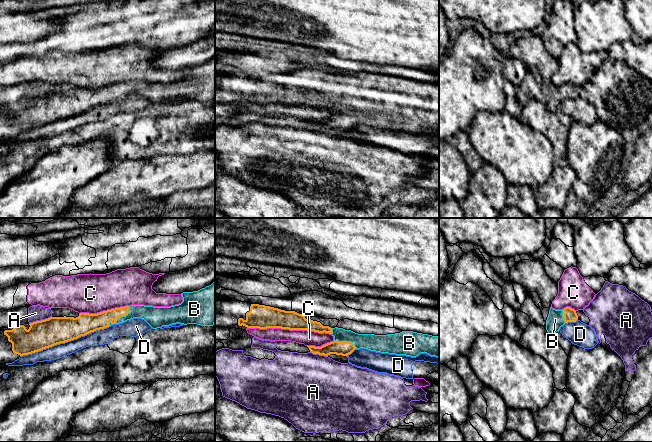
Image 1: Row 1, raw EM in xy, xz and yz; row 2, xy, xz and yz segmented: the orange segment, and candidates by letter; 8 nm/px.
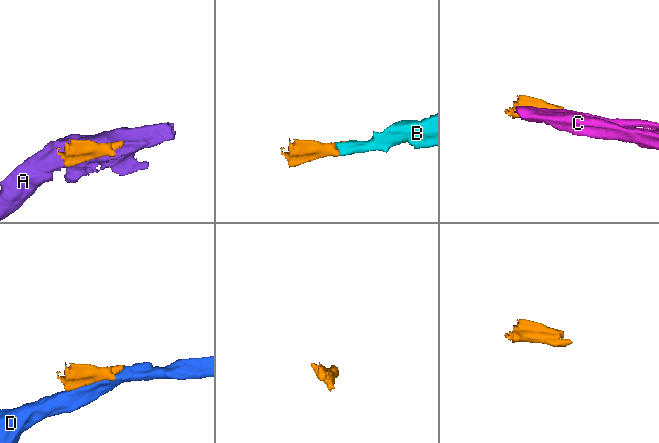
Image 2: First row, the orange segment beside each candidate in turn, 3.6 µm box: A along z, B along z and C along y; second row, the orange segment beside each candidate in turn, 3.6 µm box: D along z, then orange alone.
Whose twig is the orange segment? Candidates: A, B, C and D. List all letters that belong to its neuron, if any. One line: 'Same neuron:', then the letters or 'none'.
Same neuron: B

